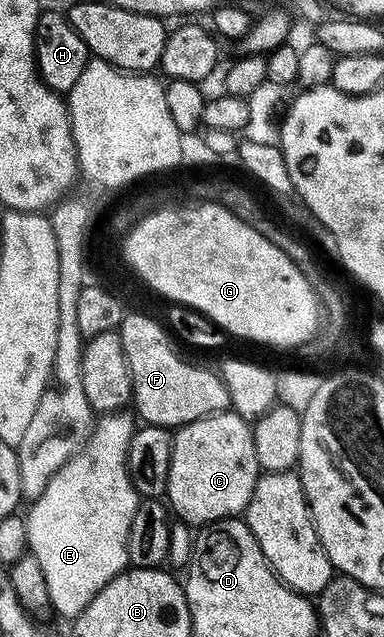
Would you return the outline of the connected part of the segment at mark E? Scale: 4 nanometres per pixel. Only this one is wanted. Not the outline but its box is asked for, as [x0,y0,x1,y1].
[25,412,141,620]

